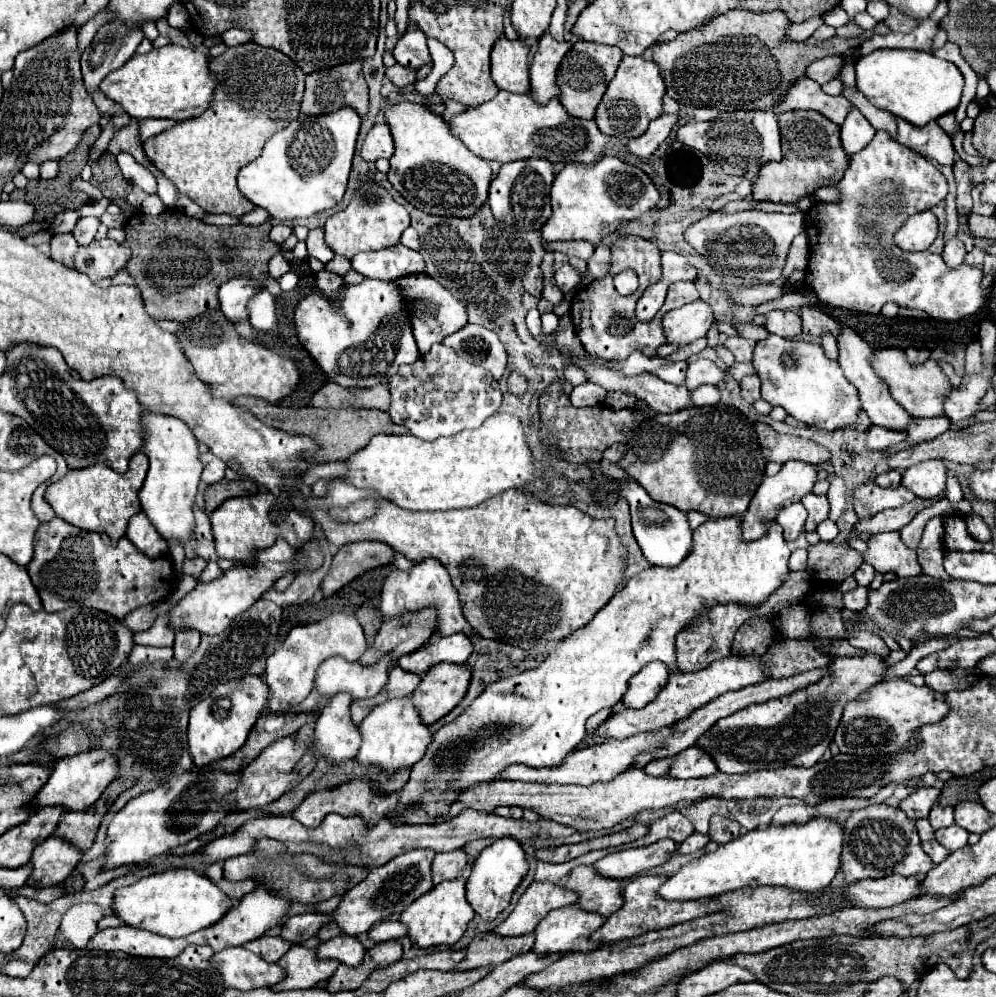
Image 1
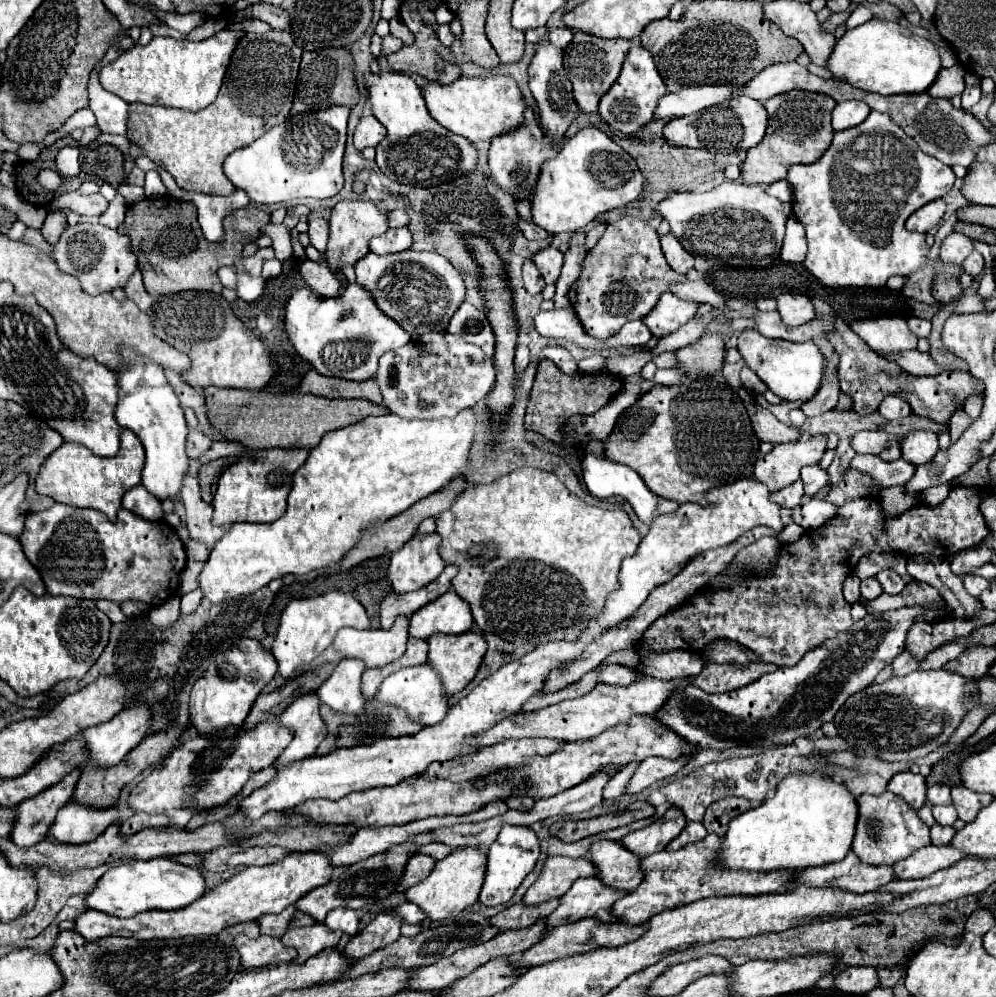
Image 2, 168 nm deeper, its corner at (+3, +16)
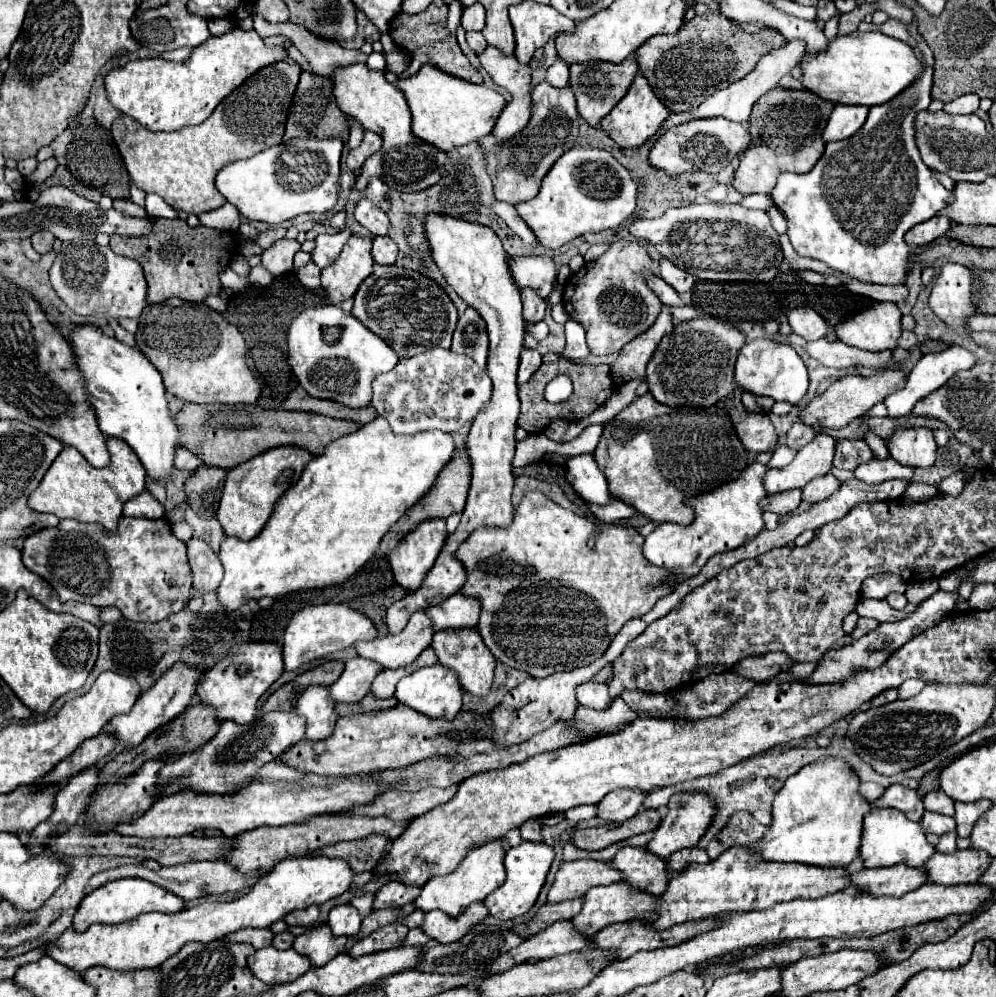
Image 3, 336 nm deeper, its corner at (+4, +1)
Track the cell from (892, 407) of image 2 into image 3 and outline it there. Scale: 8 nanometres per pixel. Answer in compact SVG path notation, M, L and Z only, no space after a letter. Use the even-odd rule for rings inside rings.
M951 345L939 353L927 353L921 357L921 361L911 369L909 373L909 379L907 379L907 385L901 389L901 391L895 391L893 395L889 395L885 399L885 405L889 409L889 417L901 417L901 415L907 415L913 405L921 399L921 397L927 397L931 391L939 389L945 381L949 381L957 371L967 371L967 369L973 369L977 365L977 357L965 349L965 347L959 347L959 345Z

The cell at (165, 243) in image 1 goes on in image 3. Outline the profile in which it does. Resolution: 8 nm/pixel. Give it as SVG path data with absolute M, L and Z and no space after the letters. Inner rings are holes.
M157 219L151 233L145 237L121 237L113 235L109 247L117 255L125 255L141 263L147 279L149 303L161 303L169 297L179 297L185 301L201 303L207 295L217 295L221 291L219 271L223 271L235 249L237 239L233 233L209 229L209 227L189 227L183 219Z

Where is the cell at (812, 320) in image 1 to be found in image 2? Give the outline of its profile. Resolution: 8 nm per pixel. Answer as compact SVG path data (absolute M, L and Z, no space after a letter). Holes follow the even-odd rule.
M832 318L832 330L828 332L828 340L832 342L834 350L840 354L840 366L838 366L838 376L840 376L840 388L844 394L848 394L854 402L854 410L860 412L860 406L878 406L889 394L898 395L911 406L913 413L932 418L940 424L946 424L946 420L952 416L956 408L962 408L964 400L970 394L980 394L974 390L976 378L970 372L942 372L938 376L912 376L900 370L898 364L878 356L872 352L860 336L856 336L850 326L842 318ZM952 396L958 398L952 400Z

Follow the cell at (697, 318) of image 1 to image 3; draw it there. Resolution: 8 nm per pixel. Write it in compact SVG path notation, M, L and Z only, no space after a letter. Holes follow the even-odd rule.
M663 307L661 315L653 323L653 327L649 327L649 331L645 331L645 335L639 335L637 339L629 341L621 349L617 361L611 365L611 373L615 377L619 377L621 383L641 379L645 375L645 367L647 367L655 347L659 345L661 337L667 335L669 331L673 331L673 317L669 313L669 309Z

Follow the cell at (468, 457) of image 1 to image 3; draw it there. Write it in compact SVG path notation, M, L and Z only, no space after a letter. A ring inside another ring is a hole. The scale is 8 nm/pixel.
M375 417L355 433L335 439L323 455L305 467L299 483L275 501L275 511L255 539L241 541L237 537L225 537L221 541L219 559L225 567L225 577L217 589L219 603L227 609L237 609L251 599L281 597L301 589L321 589L347 581L373 557L389 527L433 487L453 451L455 443L449 433L419 431L417 435L401 437L391 431L383 417Z

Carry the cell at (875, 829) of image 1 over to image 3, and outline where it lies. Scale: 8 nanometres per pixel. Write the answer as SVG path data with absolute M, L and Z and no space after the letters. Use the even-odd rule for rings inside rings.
M873 809L865 817L863 839L861 839L861 857L865 867L891 867L897 863L907 863L911 867L921 867L935 853L935 847L927 843L925 831L919 823L907 819L897 809Z

